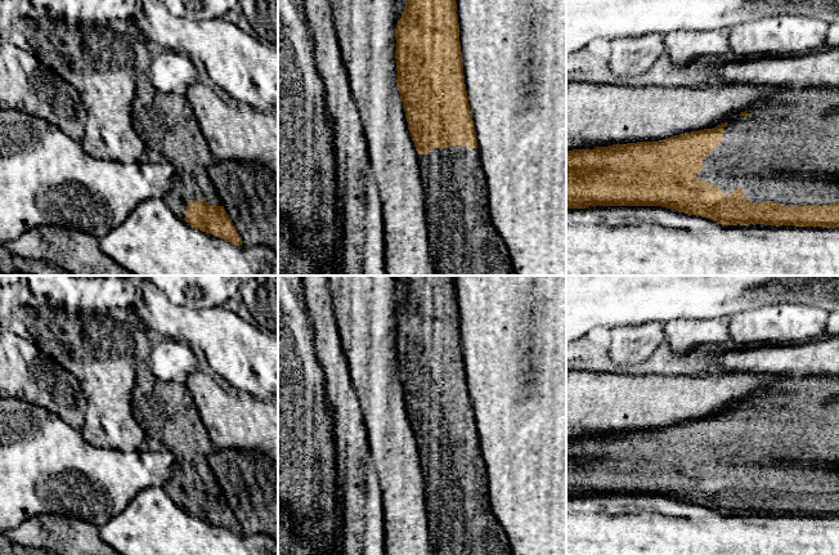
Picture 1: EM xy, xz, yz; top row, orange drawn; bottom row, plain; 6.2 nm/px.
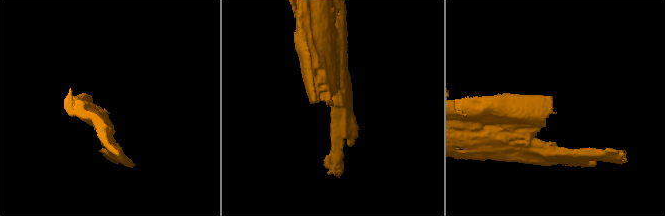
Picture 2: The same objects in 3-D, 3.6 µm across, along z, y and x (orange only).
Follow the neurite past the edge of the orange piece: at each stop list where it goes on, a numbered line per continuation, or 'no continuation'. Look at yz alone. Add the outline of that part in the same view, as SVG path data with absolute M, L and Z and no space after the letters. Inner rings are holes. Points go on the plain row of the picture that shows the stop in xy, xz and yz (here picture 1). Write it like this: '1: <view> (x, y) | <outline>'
1: yz (788, 439) | M839 375L775 379L767 390L751 394L746 400L749 402L748 404L733 404L728 408L728 412L723 416L723 429L718 431L717 437L709 444L703 447L703 458L696 462L699 467L713 473L726 483L742 476L744 484L751 492L772 489L784 494L793 493L799 497L804 493L822 494L839 491Z

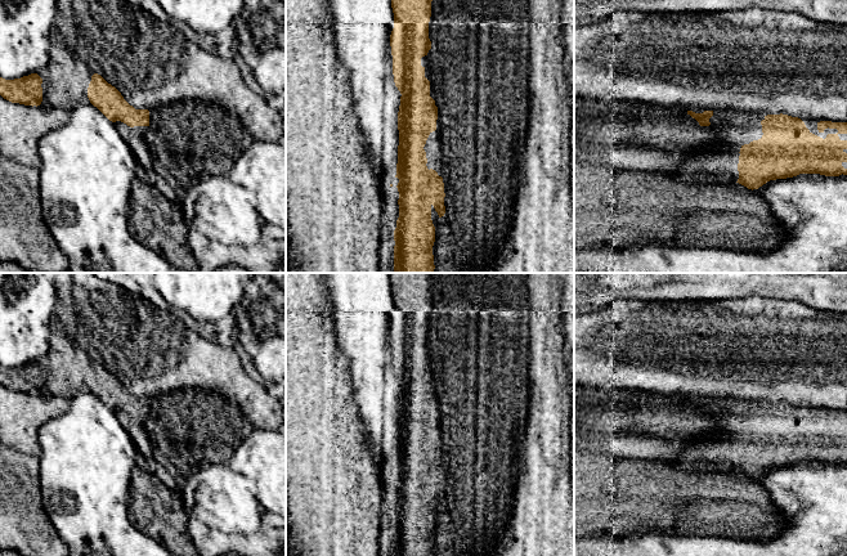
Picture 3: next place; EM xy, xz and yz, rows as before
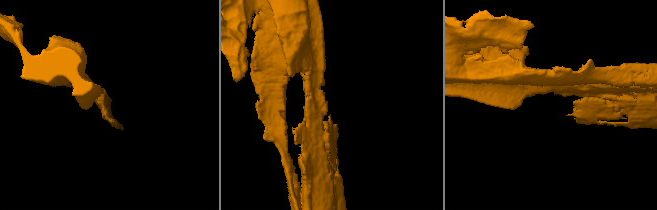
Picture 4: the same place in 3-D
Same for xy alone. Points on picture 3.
no continuation

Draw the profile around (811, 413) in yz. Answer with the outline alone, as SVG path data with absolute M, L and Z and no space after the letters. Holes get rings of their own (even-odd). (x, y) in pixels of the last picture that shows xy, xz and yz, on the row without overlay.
M801 407L801 408L805 411L806 416L810 418L810 421L812 421L812 422L823 426L823 427L825 427L828 422L837 422L837 421L838 421L837 417L829 417L829 416L825 417L823 421L820 421L820 420L817 418L817 412L819 412L820 409L806 408L806 407Z

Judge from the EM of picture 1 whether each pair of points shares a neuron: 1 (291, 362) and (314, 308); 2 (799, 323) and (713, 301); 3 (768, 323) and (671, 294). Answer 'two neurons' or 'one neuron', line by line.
1: two neurons
2: two neurons
3: two neurons

